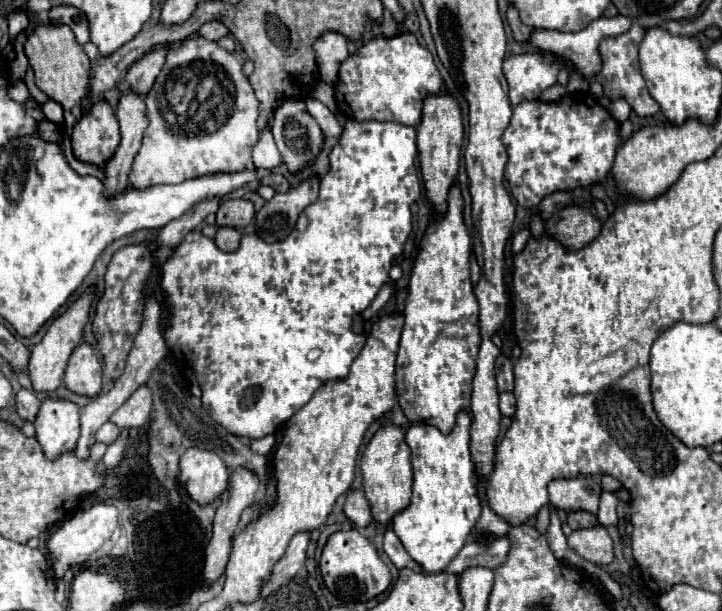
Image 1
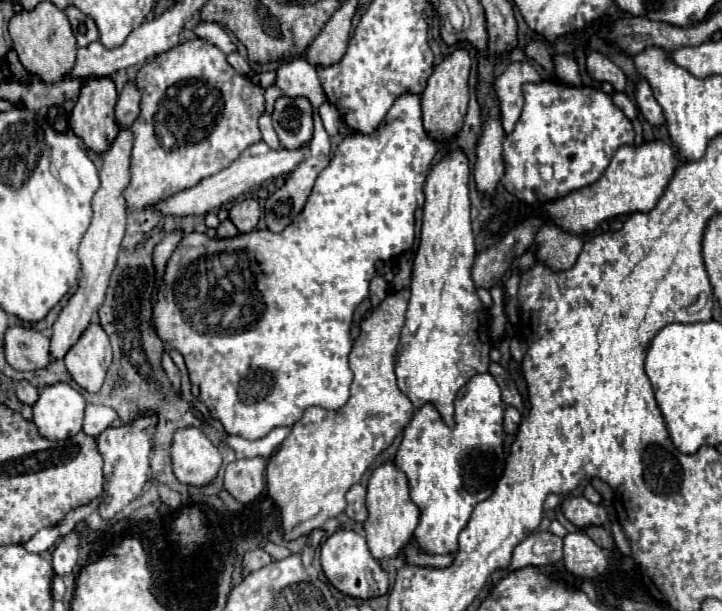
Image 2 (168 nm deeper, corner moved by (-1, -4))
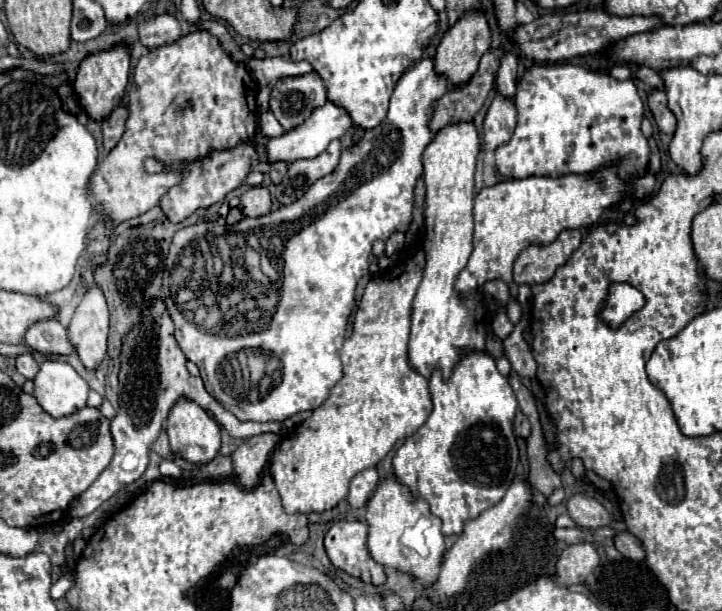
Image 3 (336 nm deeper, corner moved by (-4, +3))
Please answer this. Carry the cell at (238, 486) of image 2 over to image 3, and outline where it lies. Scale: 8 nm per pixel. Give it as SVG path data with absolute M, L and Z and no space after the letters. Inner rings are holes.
M262 433L262 435L256 435L256 437L244 441L232 453L232 469L242 487L252 489L260 483L260 477L264 473L268 457L274 451L278 441L280 441L278 435Z

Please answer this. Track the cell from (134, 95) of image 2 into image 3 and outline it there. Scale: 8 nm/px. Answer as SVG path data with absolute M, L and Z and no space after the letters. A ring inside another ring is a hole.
M116 107L108 119L102 121L102 135L104 135L104 149L110 151L116 147L120 137L124 135L124 125L128 119L128 107Z

